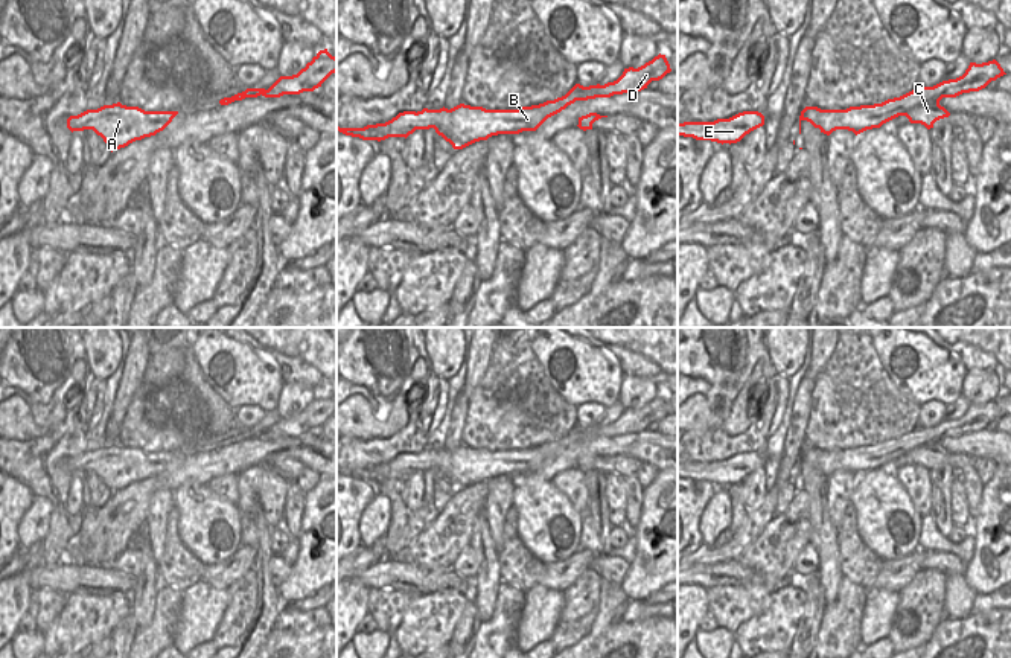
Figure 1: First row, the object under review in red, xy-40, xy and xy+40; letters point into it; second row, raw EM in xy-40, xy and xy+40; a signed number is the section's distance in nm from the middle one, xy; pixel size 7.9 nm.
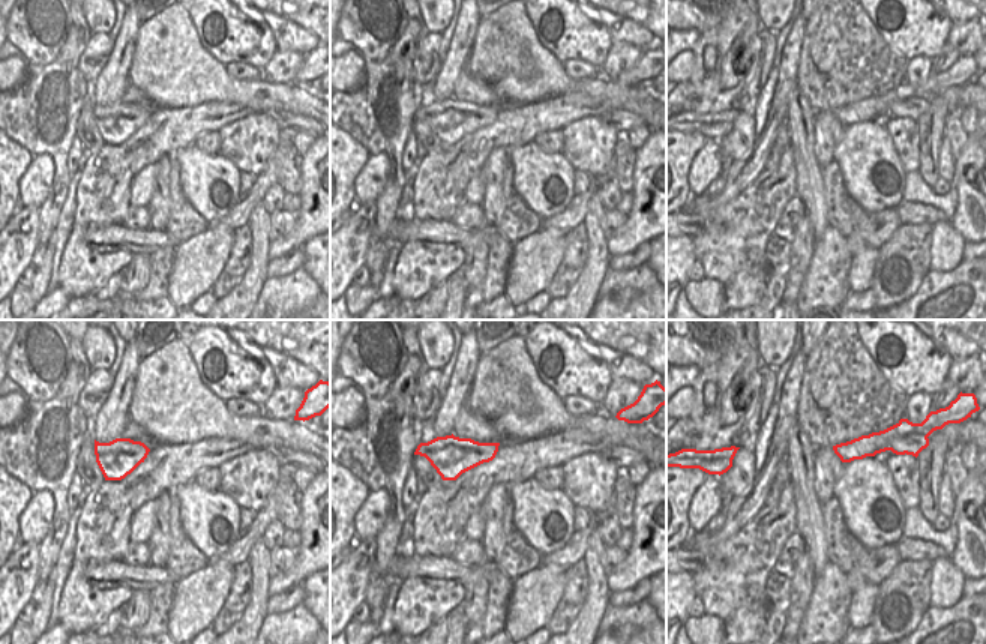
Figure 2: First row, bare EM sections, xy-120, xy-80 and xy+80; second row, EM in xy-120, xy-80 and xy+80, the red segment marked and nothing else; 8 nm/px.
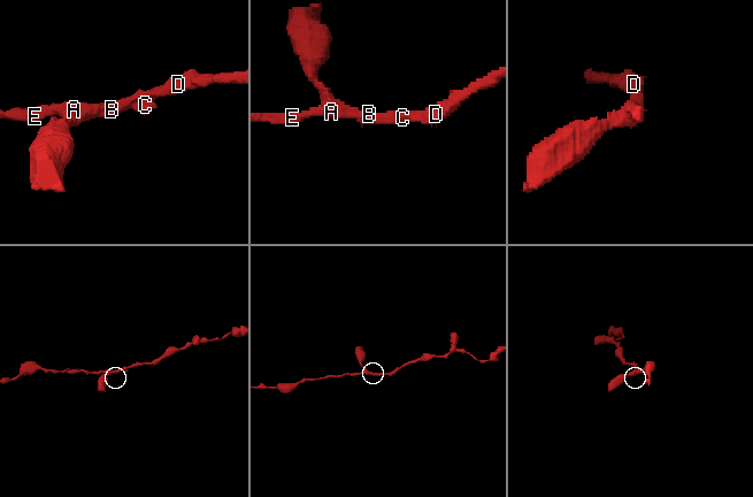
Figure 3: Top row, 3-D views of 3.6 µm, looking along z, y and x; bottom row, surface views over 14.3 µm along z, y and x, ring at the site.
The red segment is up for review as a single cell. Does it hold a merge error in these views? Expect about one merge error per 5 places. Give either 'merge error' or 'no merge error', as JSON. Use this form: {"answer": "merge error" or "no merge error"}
{"answer": "no merge error"}

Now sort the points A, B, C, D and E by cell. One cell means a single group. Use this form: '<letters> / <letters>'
A B C D E

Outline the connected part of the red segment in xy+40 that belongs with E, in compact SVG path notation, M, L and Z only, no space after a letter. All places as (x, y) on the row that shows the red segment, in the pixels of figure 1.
M743 111L729 119L717 119L714 122L678 123L678 136L731 145L763 125L764 116L761 113Z

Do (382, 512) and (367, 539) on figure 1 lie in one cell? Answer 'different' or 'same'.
same

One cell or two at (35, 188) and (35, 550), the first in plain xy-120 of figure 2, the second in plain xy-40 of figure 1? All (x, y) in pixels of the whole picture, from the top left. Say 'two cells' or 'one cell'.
two cells

